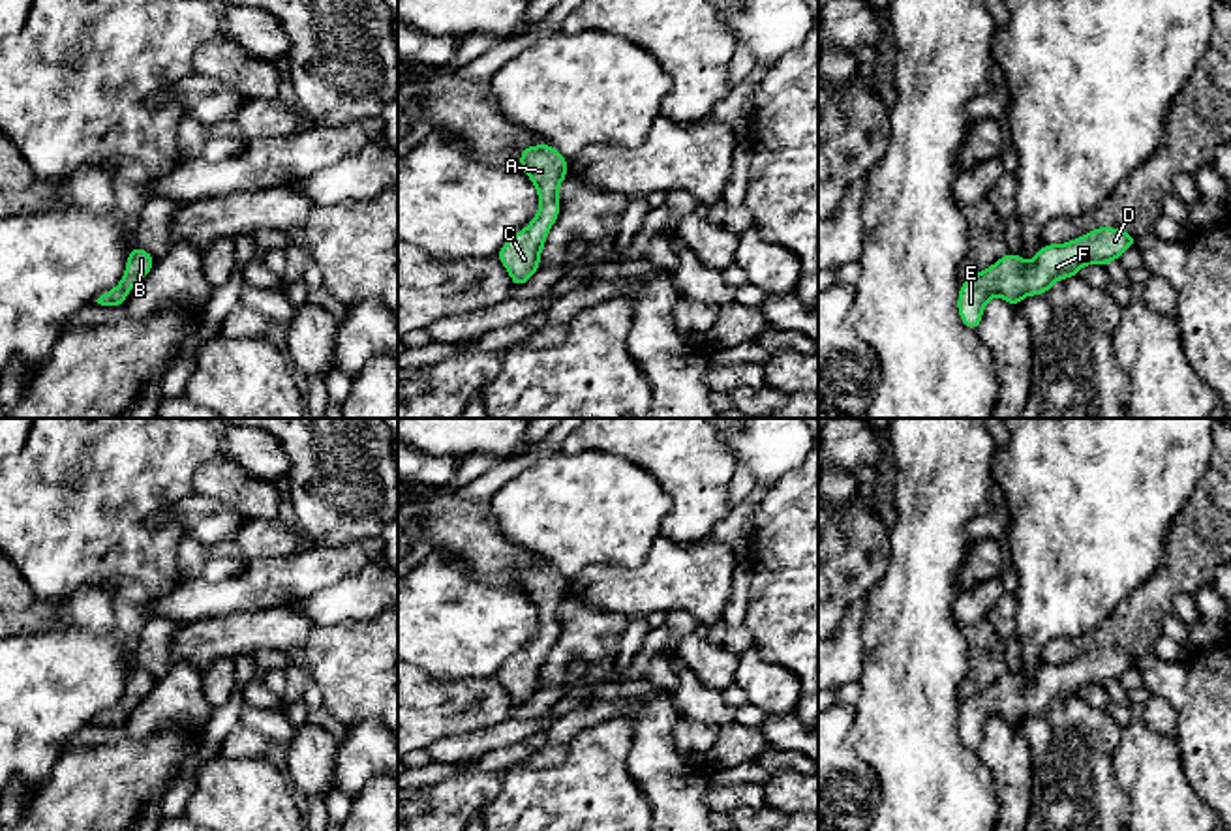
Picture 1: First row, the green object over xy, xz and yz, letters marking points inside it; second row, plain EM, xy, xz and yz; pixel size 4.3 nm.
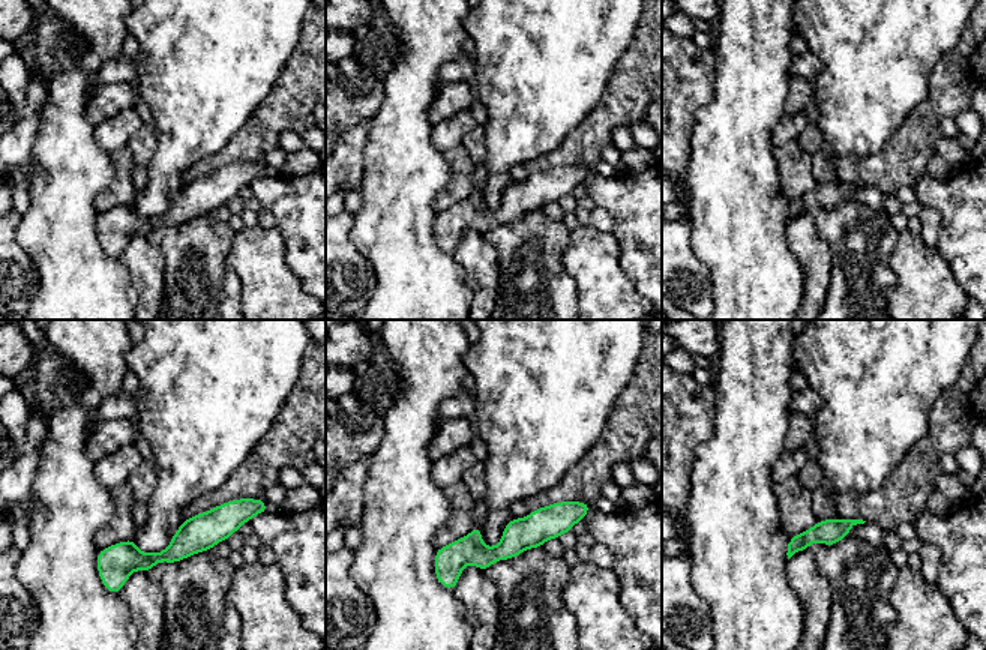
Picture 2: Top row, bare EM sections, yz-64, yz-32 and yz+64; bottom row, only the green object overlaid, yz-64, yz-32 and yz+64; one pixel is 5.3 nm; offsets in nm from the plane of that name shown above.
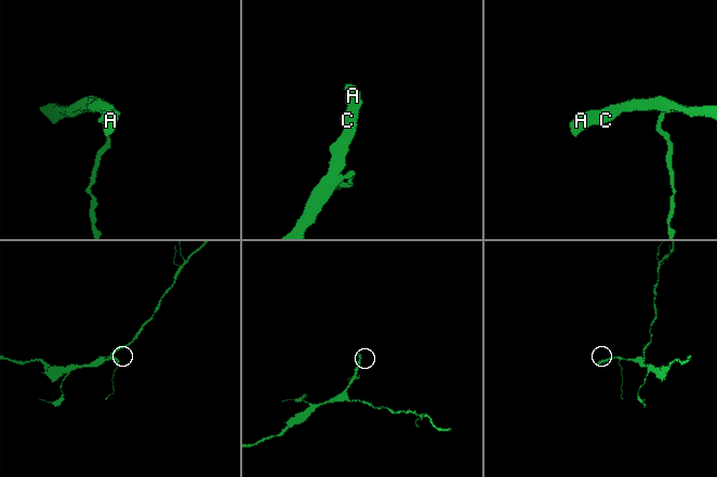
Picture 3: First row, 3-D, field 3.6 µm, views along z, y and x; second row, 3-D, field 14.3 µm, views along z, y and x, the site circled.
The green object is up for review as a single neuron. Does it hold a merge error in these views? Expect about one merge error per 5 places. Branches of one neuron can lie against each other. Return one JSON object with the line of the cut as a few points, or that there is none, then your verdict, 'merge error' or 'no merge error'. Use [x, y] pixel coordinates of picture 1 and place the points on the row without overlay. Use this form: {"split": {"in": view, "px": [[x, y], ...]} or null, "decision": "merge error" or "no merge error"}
{"split": null, "decision": "no merge error"}

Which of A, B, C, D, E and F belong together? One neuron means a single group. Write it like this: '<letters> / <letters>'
A B C D E F

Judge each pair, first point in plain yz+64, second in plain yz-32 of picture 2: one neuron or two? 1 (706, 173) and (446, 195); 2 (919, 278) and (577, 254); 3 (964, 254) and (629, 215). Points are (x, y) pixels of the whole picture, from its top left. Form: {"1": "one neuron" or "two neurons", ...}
{"1": "two neurons", "2": "one neuron", "3": "one neuron"}

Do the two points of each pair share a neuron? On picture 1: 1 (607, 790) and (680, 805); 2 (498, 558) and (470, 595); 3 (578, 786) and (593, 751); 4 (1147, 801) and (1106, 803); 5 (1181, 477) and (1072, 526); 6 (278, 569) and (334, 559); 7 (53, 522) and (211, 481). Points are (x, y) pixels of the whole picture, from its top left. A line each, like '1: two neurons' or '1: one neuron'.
1: two neurons
2: two neurons
3: one neuron
4: two neurons
5: one neuron
6: one neuron
7: two neurons

